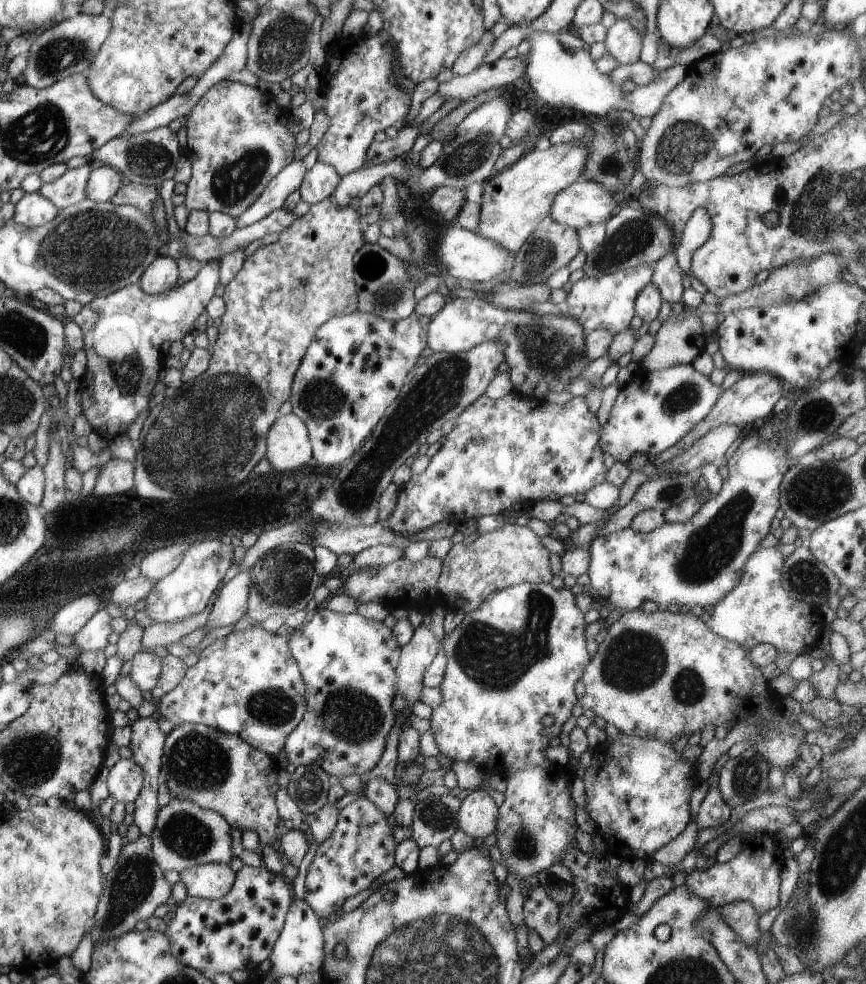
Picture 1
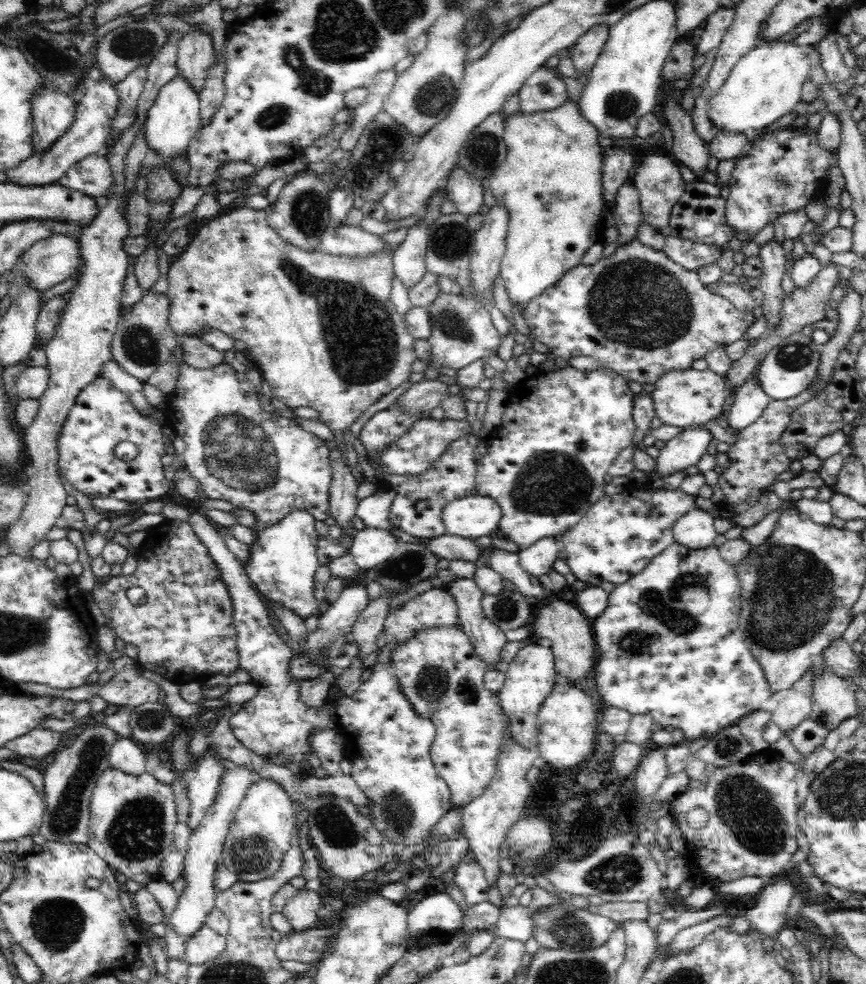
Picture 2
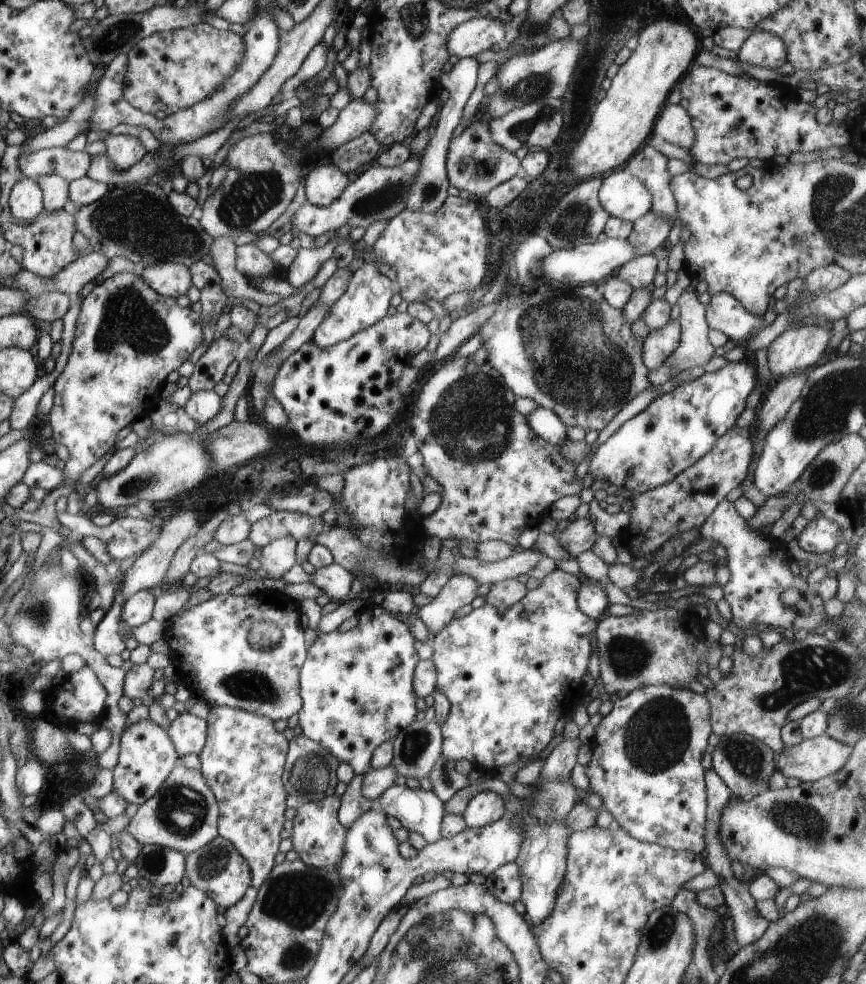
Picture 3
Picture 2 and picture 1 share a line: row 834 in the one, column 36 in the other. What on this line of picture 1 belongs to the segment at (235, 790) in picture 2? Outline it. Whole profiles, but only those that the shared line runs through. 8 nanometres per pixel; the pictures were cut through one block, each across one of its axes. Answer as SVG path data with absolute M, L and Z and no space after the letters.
M37 191L25 193L25 196L14 205L11 222L26 228L37 228L55 218L57 212L58 209Z

